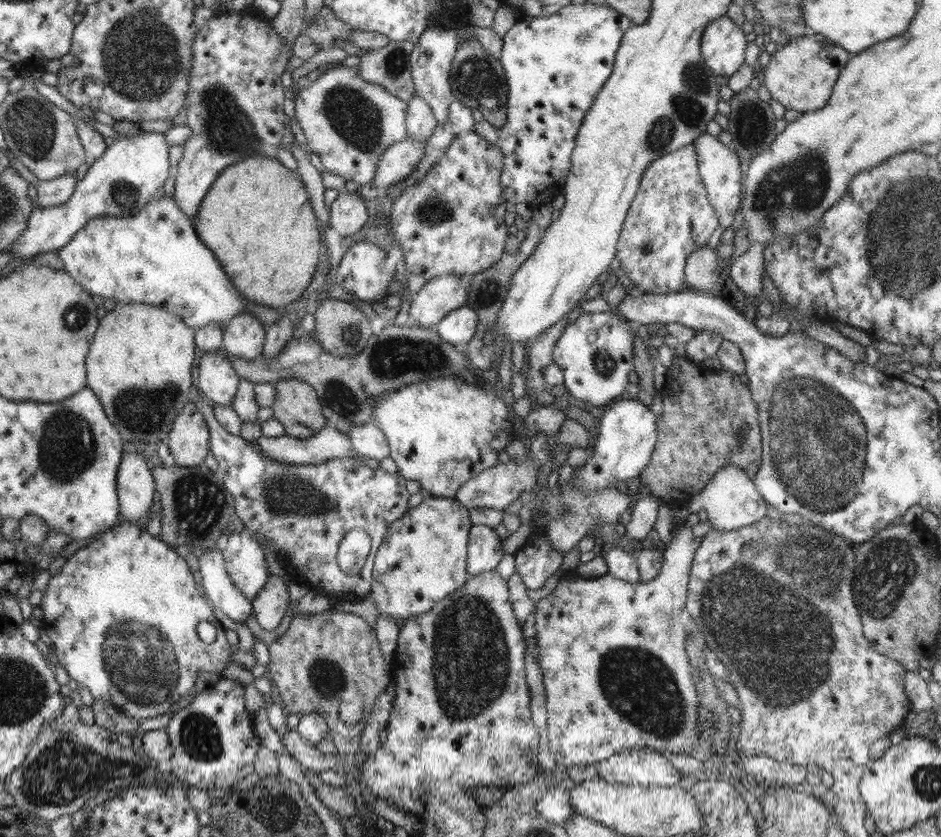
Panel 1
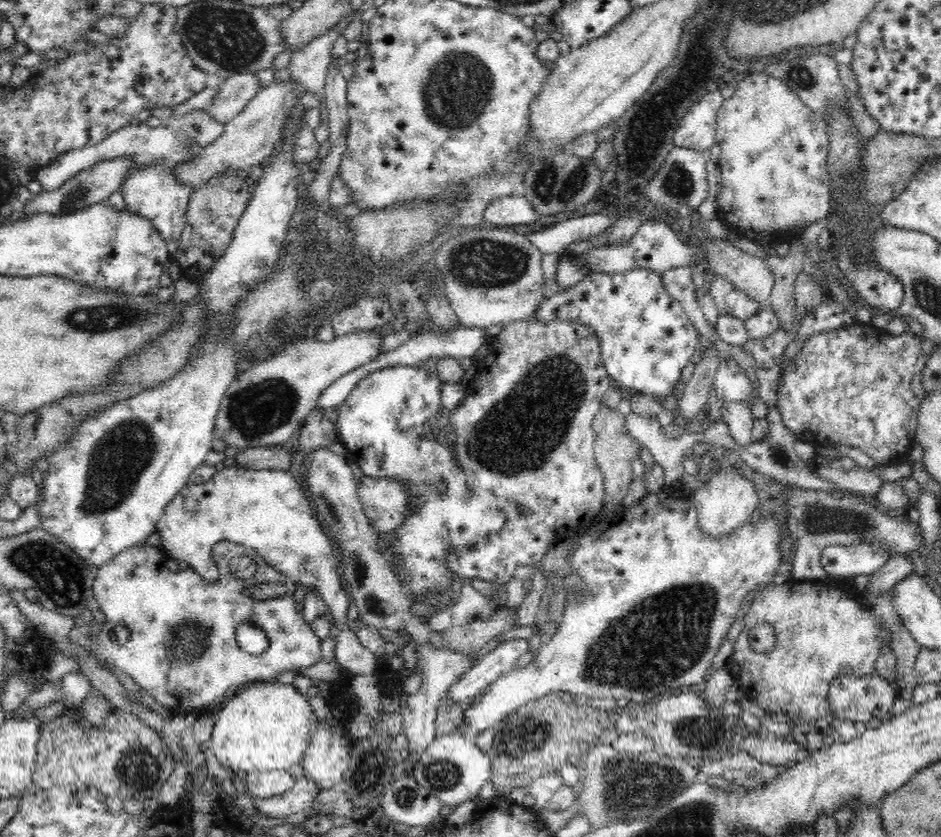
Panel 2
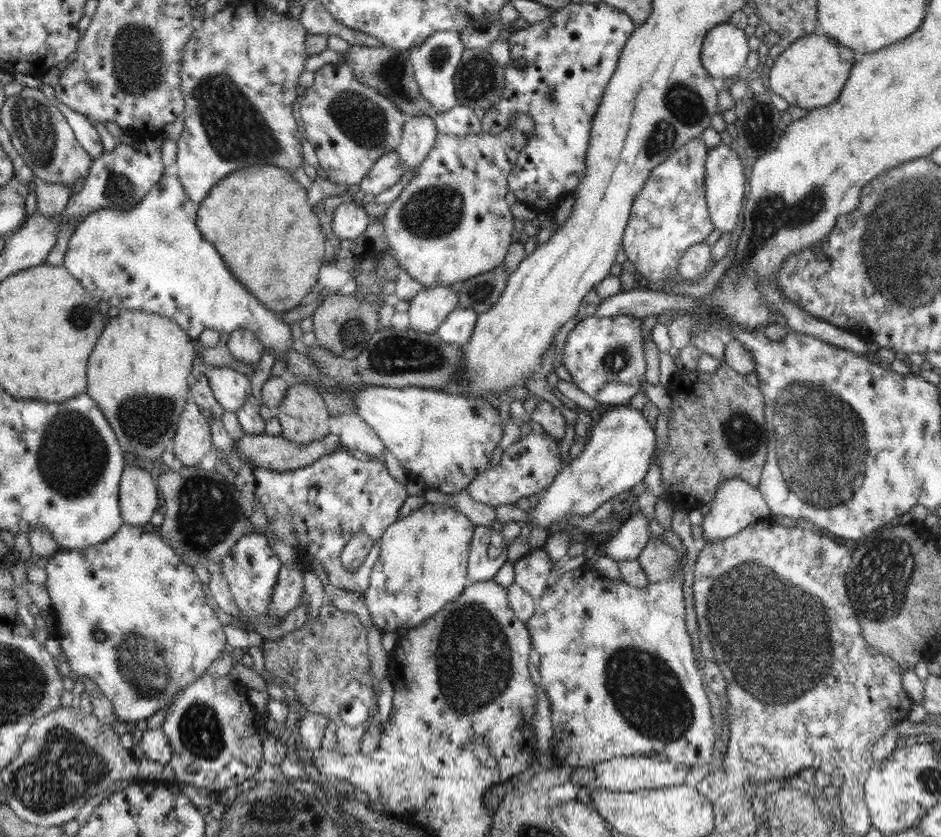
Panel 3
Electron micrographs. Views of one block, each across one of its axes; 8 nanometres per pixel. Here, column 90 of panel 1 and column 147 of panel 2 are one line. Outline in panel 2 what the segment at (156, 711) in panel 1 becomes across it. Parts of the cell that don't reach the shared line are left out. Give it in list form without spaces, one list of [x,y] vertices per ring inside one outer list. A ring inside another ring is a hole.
[[[141,540],[124,552],[114,556],[112,560],[97,568],[94,579],[93,602],[104,613],[104,622],[94,624],[88,628],[91,643],[87,648],[91,656],[99,665],[108,670],[108,666],[115,666],[115,670],[123,672],[127,677],[141,686],[156,702],[169,708],[174,715],[190,712],[195,709],[213,705],[216,701],[224,700],[234,690],[260,683],[276,683],[276,678],[282,671],[299,671],[320,662],[320,639],[314,634],[311,625],[303,619],[303,613],[296,610],[294,591],[296,583],[285,574],[272,568],[253,548],[242,546],[230,541],[220,541],[216,544],[216,552],[220,556],[247,556],[257,564],[257,571],[244,580],[238,580],[226,568],[220,568],[216,582],[208,582],[195,570],[172,573],[166,565],[166,551],[161,545],[153,546]],[[283,582],[286,592],[279,597],[256,599],[248,595],[248,588],[256,584],[278,584]],[[242,623],[250,623],[261,628],[268,636],[269,647],[262,654],[248,654],[240,648],[236,640],[236,627]],[[114,624],[126,624],[130,628],[132,638],[128,644],[114,644],[108,638],[108,630]]]

